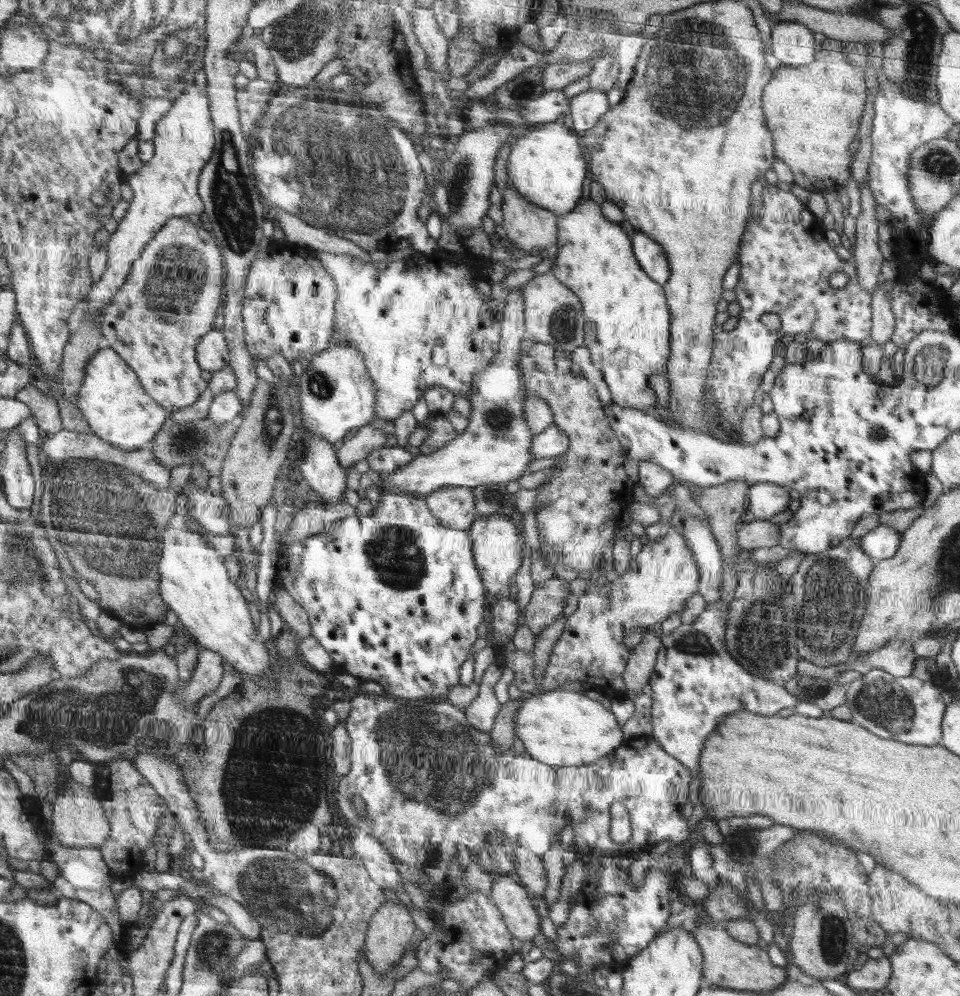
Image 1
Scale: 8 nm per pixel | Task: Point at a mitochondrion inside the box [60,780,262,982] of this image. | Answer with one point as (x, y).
(212, 948)

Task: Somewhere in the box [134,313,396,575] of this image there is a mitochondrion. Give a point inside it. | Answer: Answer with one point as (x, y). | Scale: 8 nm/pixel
(272, 409)

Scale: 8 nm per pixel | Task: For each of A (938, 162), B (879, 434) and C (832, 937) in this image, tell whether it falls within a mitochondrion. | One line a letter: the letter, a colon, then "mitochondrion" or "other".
A: mitochondrion
B: mitochondrion
C: mitochondrion

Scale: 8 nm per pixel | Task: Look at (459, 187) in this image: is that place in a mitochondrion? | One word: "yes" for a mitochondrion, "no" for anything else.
yes

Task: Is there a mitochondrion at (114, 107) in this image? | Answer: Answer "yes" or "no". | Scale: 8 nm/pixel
no

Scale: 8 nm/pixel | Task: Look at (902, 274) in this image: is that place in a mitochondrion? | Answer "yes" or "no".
no

